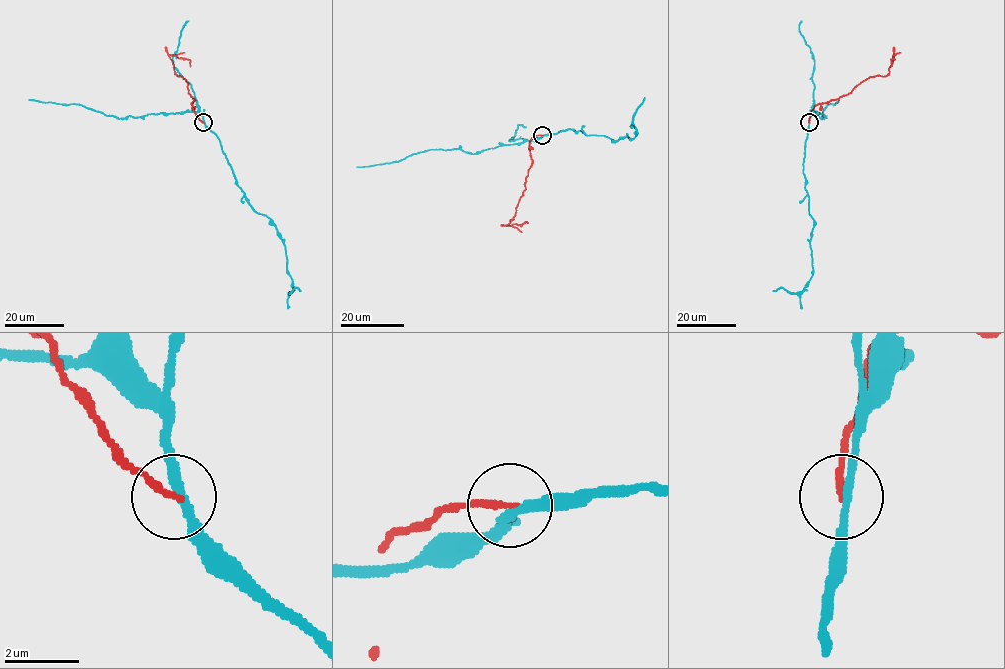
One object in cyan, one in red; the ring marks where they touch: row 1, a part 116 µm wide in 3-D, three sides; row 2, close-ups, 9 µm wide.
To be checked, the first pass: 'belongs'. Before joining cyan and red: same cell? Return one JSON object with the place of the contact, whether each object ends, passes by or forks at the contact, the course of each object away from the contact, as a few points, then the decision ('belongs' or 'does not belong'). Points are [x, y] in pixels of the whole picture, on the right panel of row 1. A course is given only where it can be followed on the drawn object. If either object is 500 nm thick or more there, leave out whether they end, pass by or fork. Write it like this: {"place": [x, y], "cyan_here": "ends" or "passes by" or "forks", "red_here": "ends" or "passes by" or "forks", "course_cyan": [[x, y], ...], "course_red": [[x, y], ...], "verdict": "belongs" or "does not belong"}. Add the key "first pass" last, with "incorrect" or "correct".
{"place": [809, 122], "cyan_here": "passes by", "red_here": "ends", "course_cyan": [[809, 122], [803, 171], [813, 219], [810, 241], [813, 275], [797, 293], [781, 287], [773, 290]], "course_red": [[809, 122], [810, 113], [818, 104], [849, 93], [868, 78], [885, 76], [894, 55], [891, 66]], "verdict": "does not belong", "first pass": "incorrect"}

